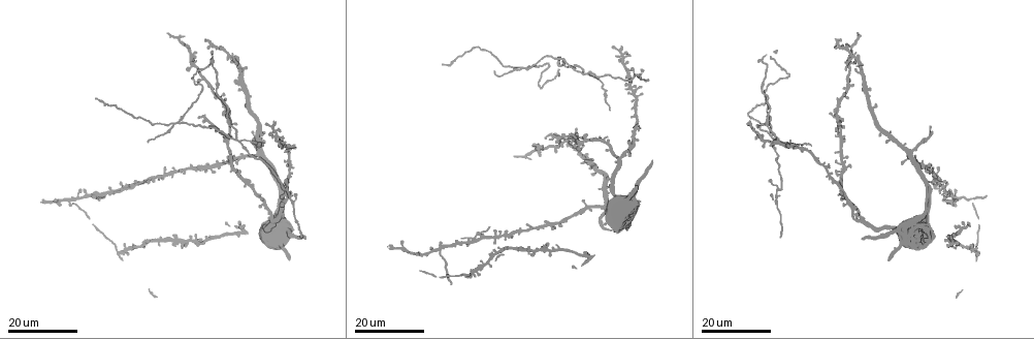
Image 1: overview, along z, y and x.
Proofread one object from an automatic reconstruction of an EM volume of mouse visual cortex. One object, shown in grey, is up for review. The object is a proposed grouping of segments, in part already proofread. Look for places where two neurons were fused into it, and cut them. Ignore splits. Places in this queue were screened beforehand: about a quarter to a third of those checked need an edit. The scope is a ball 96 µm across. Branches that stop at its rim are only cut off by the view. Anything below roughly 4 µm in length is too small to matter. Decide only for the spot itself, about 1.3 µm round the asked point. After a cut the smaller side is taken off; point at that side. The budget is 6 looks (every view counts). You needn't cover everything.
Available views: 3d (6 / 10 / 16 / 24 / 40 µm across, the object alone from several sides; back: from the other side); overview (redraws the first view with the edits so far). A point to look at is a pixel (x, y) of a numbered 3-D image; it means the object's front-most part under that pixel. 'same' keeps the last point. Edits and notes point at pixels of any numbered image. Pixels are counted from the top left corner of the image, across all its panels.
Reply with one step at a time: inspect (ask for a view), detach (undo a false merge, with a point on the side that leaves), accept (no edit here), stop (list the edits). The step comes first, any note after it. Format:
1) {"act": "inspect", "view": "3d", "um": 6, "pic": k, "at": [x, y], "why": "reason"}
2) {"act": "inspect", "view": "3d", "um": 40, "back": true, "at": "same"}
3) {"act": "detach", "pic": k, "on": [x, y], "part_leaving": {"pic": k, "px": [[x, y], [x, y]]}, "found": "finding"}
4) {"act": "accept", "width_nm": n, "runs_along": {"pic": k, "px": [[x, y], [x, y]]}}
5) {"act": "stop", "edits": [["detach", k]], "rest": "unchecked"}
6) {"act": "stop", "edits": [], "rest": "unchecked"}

{"act": "inspect", "view": "3d", "um": 24, "pic": 1, "at": [626, 84]}

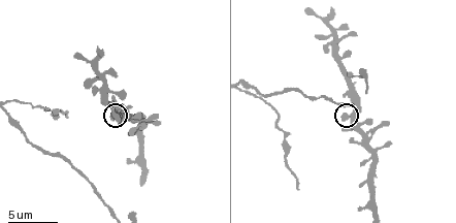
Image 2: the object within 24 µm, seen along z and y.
{"act": "inspect", "view": "3d", "um": 10, "at": "same"}

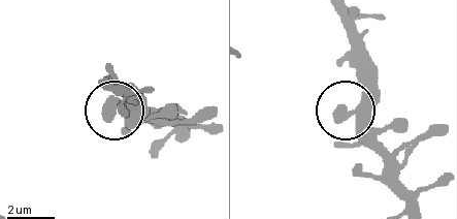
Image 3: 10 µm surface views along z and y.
{"act": "accept", "width_nm": 440, "runs_along": {"pic": 3, "px": [[407, 204], [393, 162], [347, 111], [360, 97], [360, 45]]}, "found": "all the same neuron"}

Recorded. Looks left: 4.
{"act": "inspect", "view": "3d", "um": 24, "pic": 1, "at": [585, 74], "why": "branch point"}

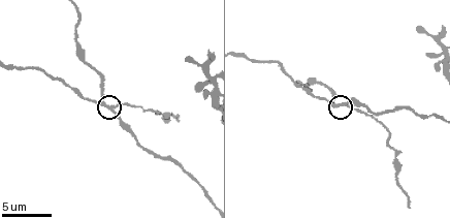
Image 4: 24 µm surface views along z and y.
{"act": "inspect", "view": "3d", "um": 6, "pic": 4, "at": [345, 103], "why": "zoom in"}

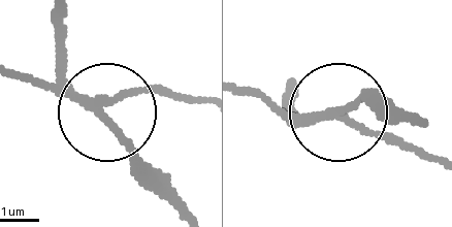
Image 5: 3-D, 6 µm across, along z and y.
{"act": "detach", "pic": 5, "on": [135, 90], "part_leaving": {"pic": 5, "px": [[75, 102], [9, 72]]}, "found": "two neurons meet here"}

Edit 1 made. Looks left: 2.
{"act": "stop", "edits": [["detach", 5]], "rest": "unchecked"}

